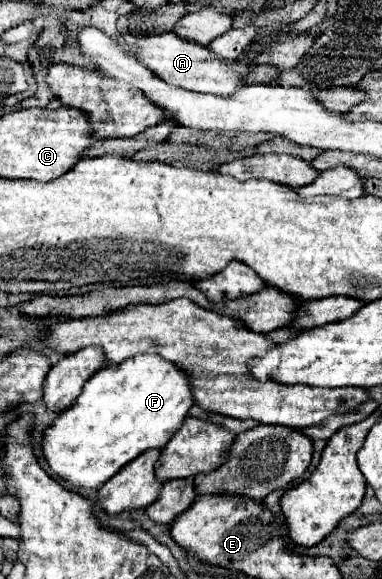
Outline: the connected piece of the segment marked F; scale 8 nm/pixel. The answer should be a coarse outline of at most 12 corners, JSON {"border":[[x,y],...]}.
{"border":[[158,354],[106,366],[44,430],[62,480],[100,488],[192,404]]}

